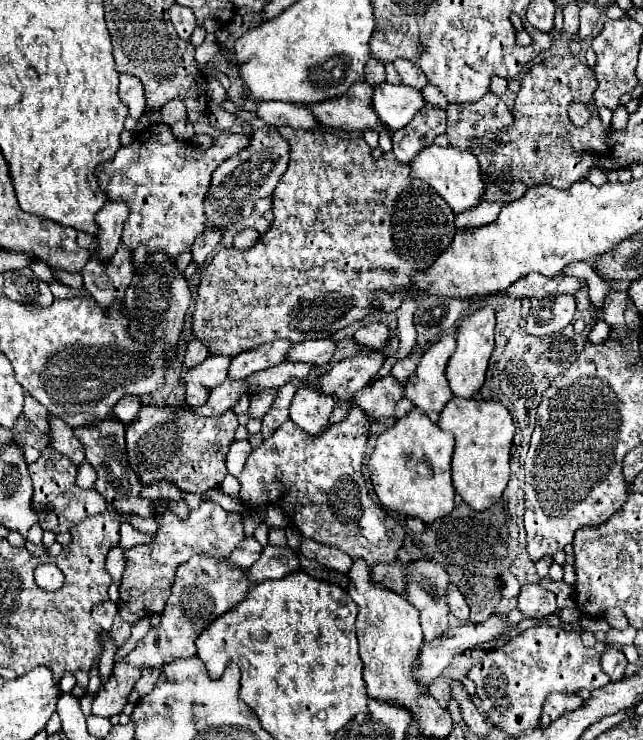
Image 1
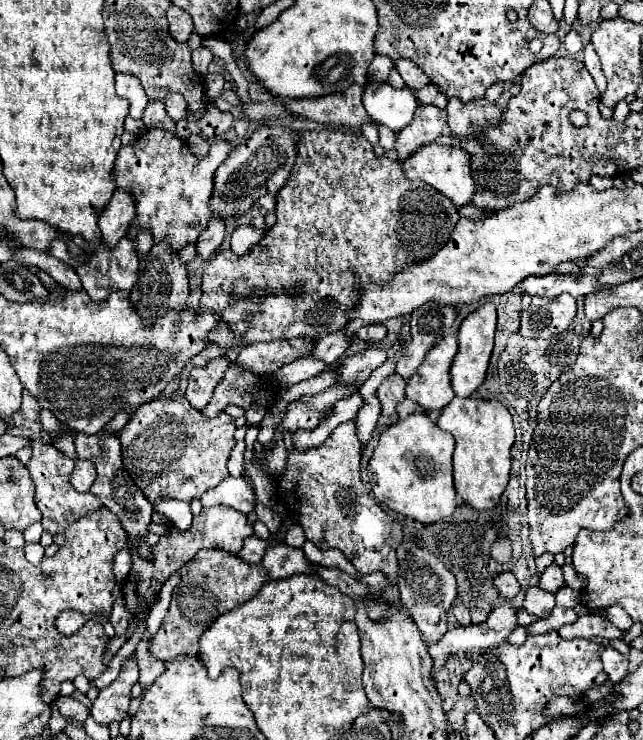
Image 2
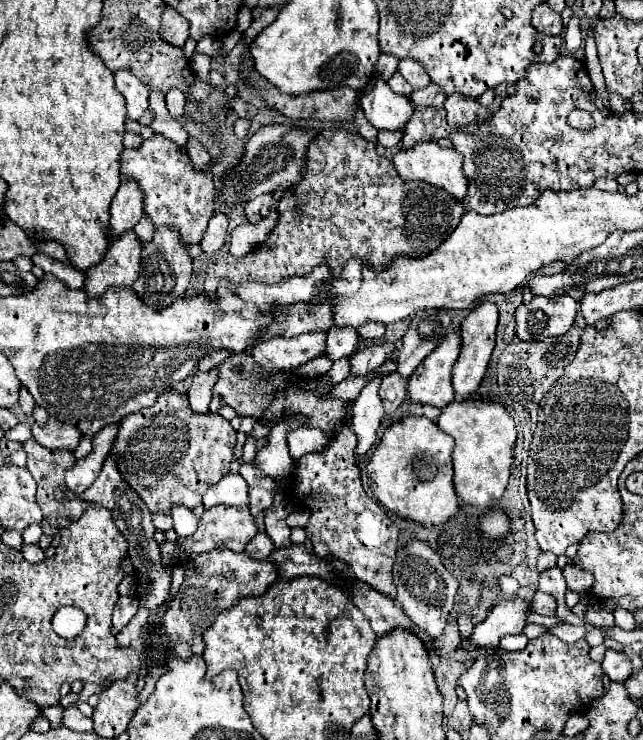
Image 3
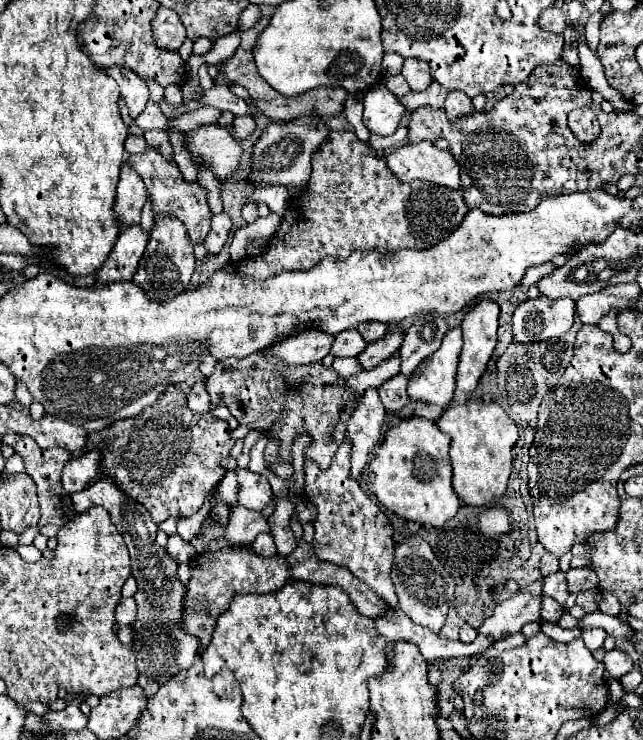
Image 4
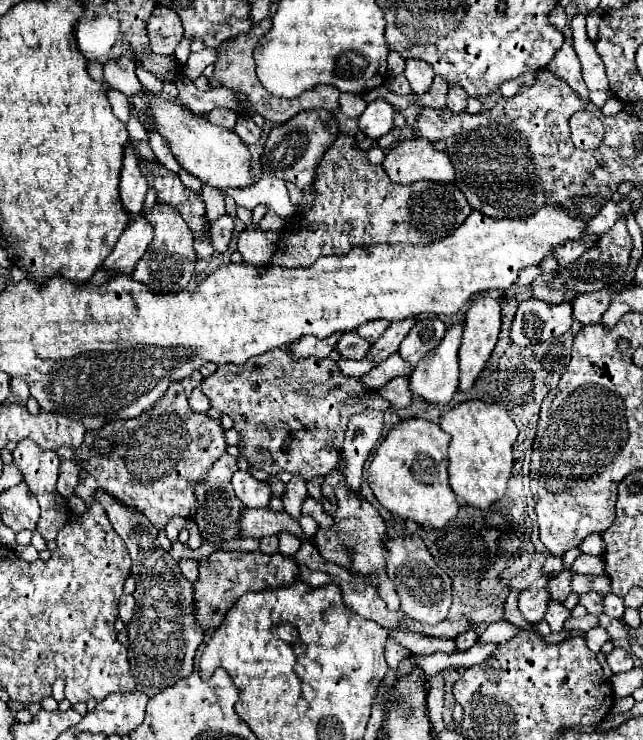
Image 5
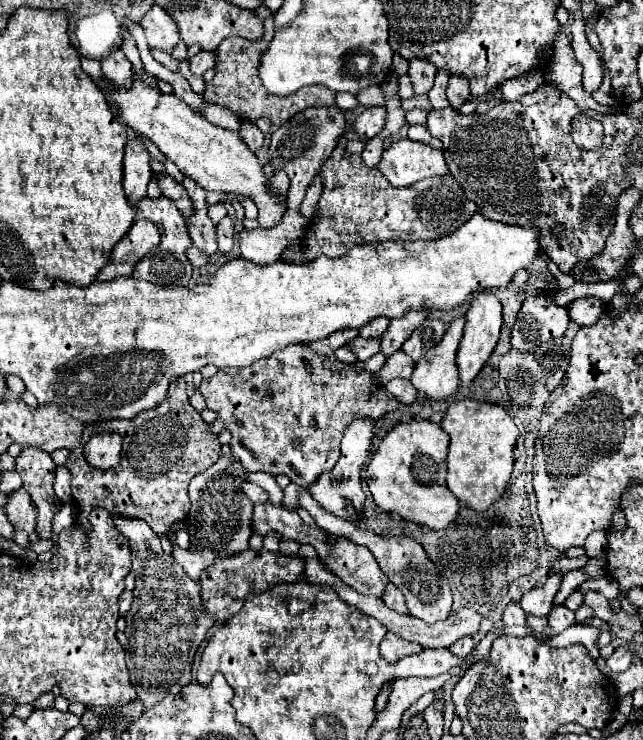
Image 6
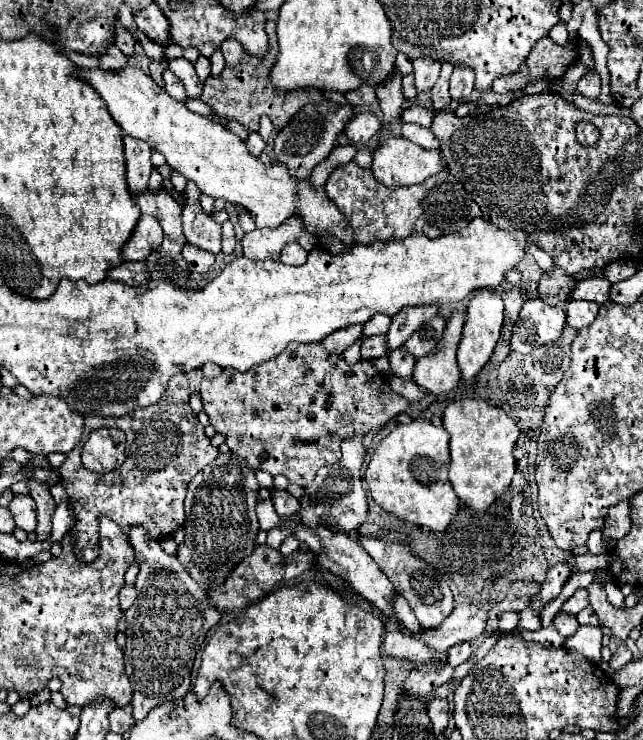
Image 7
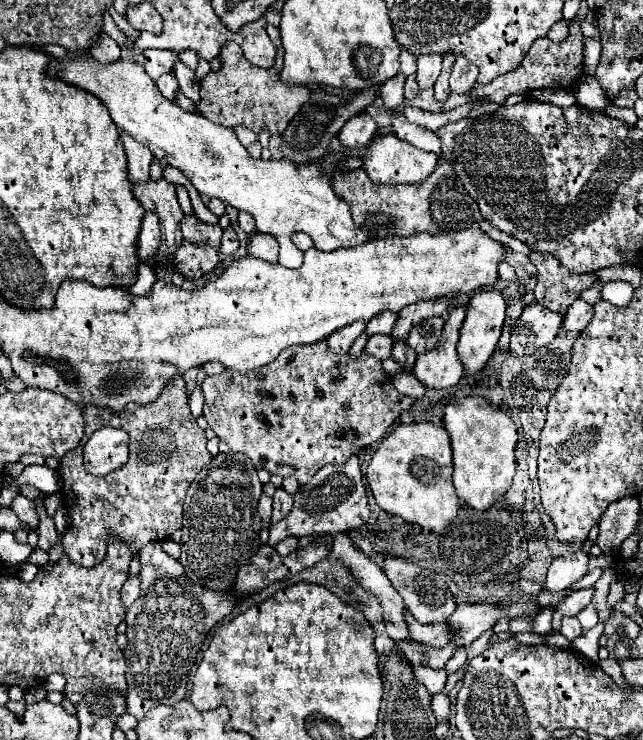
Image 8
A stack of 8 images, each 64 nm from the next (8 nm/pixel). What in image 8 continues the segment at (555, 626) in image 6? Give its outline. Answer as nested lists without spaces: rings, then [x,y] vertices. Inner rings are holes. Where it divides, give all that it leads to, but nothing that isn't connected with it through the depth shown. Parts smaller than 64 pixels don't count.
[[[564,616],[564,618],[562,618],[562,630],[560,630],[562,636],[566,636],[568,640],[574,640],[574,638],[582,636],[582,632],[584,632],[584,630],[582,630],[578,618],[570,618],[570,616]]]

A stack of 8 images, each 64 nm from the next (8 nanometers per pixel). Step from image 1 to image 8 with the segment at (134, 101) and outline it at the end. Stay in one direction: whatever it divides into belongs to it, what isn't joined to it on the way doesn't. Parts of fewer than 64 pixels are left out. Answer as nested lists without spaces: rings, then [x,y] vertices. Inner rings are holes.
[[[100,32],[96,44],[92,44],[92,48],[90,48],[90,54],[92,54],[96,60],[100,60],[100,62],[106,64],[106,62],[116,62],[116,60],[122,56],[122,50],[120,50],[120,46],[116,44],[116,40],[112,40],[108,34]]]

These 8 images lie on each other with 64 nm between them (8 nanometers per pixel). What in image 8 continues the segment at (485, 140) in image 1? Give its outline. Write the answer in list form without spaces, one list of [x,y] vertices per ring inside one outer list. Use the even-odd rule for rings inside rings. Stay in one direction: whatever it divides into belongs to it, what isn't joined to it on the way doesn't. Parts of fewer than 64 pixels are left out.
[[[458,56],[450,76],[450,90],[456,94],[468,94],[476,78],[478,78],[478,68],[472,62],[464,60],[464,56]]]

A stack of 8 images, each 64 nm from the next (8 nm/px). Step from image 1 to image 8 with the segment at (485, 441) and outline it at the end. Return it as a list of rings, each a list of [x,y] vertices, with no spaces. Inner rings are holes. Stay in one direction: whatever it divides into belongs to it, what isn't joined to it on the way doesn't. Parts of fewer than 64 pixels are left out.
[[[480,396],[462,398],[444,408],[444,428],[452,440],[454,452],[454,488],[474,510],[488,510],[498,498],[502,498],[514,476],[516,458],[514,448],[518,442],[514,422],[498,408],[490,406]]]

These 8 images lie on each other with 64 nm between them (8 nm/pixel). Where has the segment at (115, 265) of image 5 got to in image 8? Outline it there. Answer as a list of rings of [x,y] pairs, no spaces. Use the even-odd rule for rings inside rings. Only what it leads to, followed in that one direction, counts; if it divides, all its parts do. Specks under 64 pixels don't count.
[[[148,212],[142,220],[142,230],[140,230],[140,240],[138,240],[140,260],[150,260],[158,252],[160,240],[162,240],[162,232],[160,232],[156,212]]]

